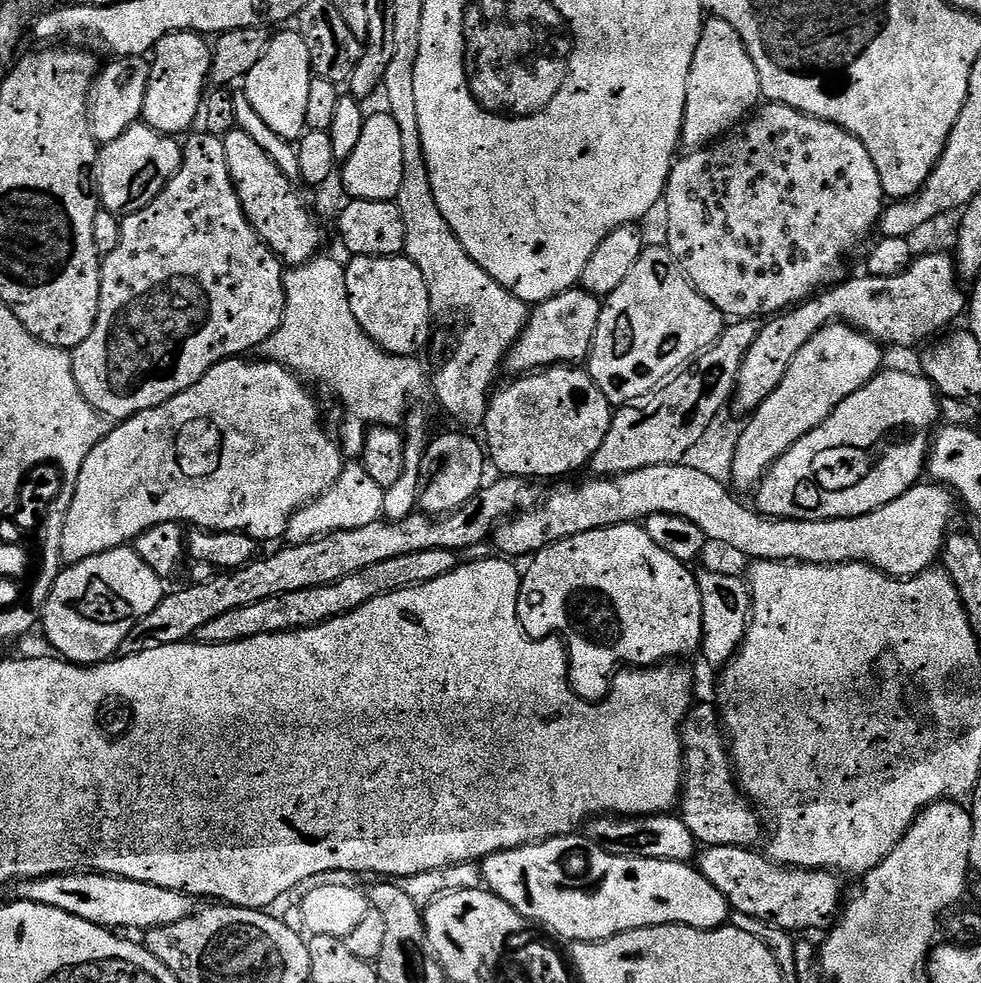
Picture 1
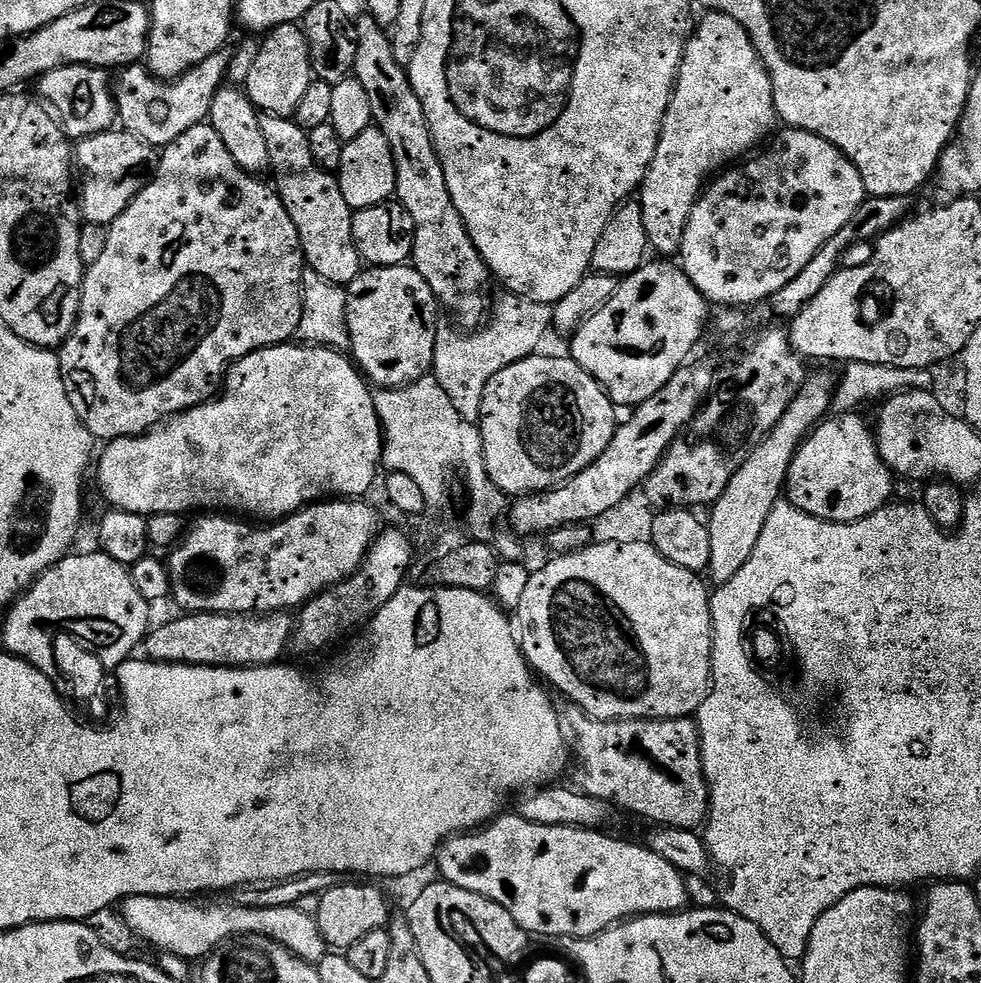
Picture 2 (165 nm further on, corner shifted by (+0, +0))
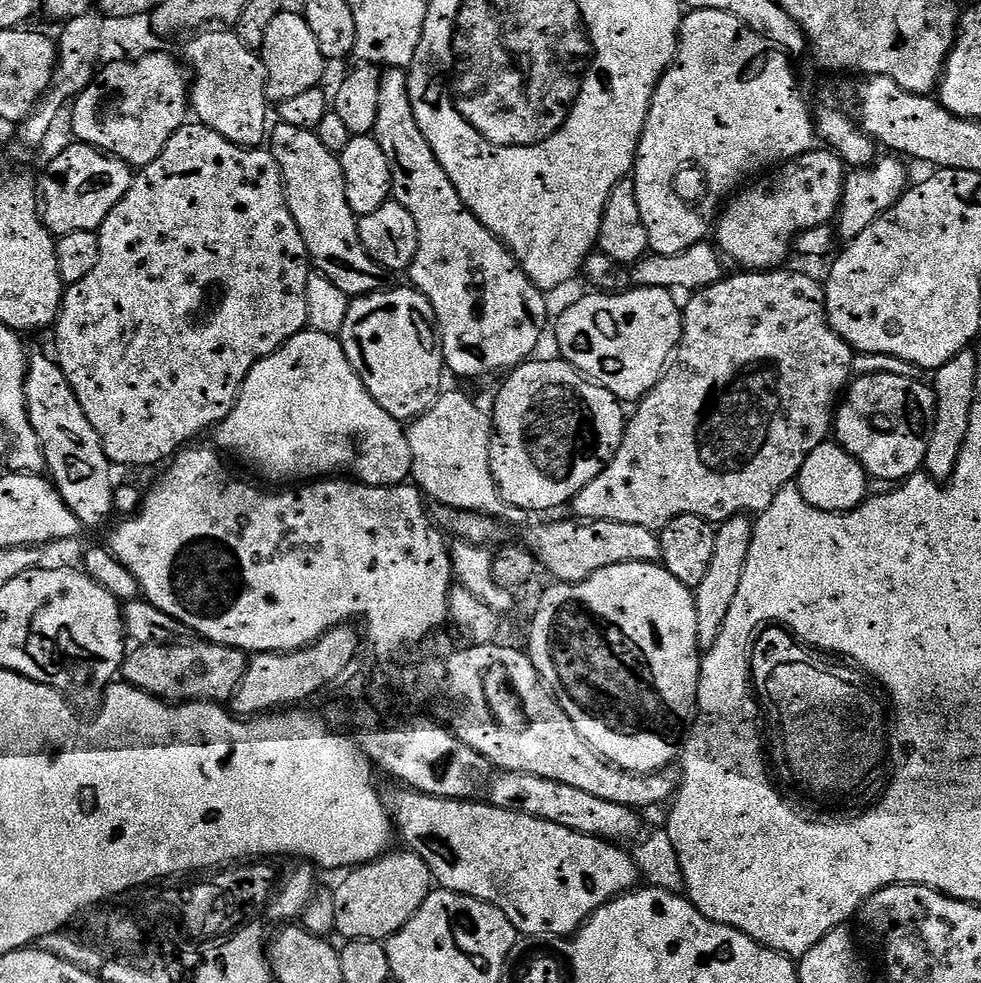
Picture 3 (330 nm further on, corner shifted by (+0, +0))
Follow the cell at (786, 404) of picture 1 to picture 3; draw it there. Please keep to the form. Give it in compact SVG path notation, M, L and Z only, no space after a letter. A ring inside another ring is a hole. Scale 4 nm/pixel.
M741 514L731 516L716 528L714 558L710 558L710 570L706 570L706 578L702 578L702 582L694 590L698 610L698 642L701 649L715 648L721 639L726 614L730 614L730 606L734 606L738 586L742 583L742 570L746 570L753 527L753 521L747 515Z

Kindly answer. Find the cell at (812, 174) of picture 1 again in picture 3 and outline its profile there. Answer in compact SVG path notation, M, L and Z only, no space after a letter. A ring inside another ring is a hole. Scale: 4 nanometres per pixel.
M823 151L804 152L801 156L795 156L793 160L783 161L767 174L761 175L759 178L753 179L747 186L741 187L723 205L714 224L714 236L716 232L714 240L721 253L729 261L737 260L738 263L745 264L743 267L748 270L779 269L783 265L780 263L787 258L788 251L790 253L793 251L797 234L810 230L814 226L832 224L837 219L840 211L840 199L844 193L846 165L835 152Z

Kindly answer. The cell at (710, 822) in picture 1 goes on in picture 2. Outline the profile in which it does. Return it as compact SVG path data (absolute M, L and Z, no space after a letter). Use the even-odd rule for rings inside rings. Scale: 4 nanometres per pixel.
M580 719L584 720L576 724L576 744L574 740L574 784L579 791L653 820L656 826L696 830L707 821L708 782L700 760L700 730L695 719Z

